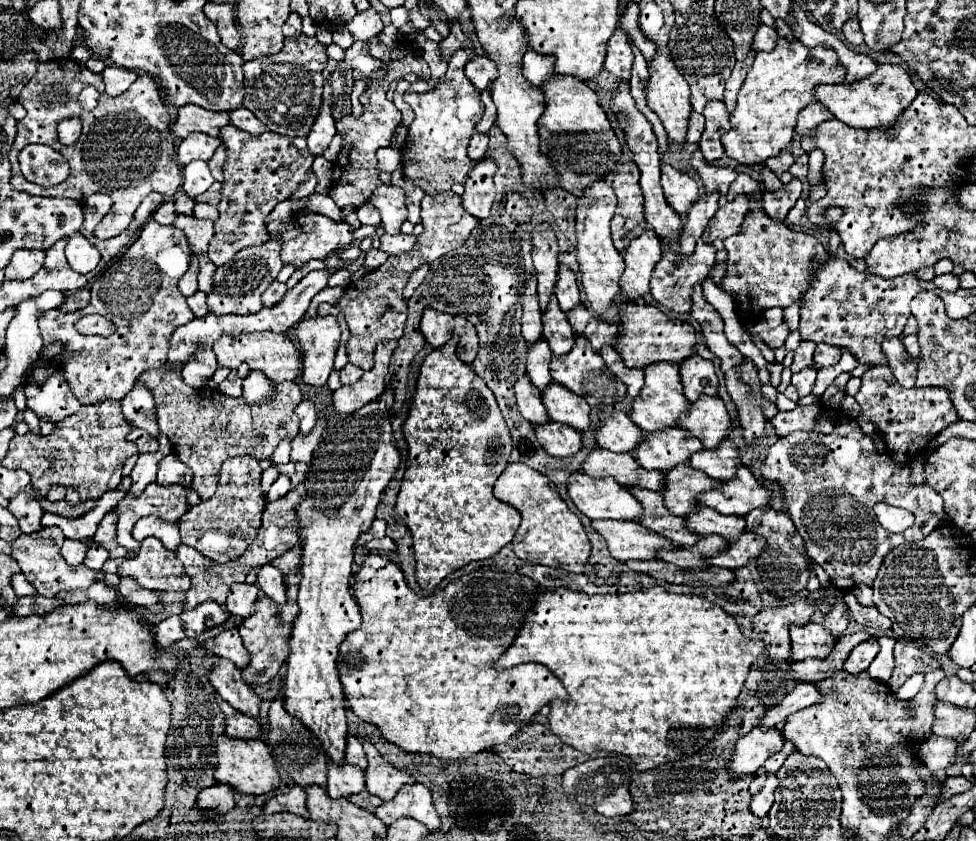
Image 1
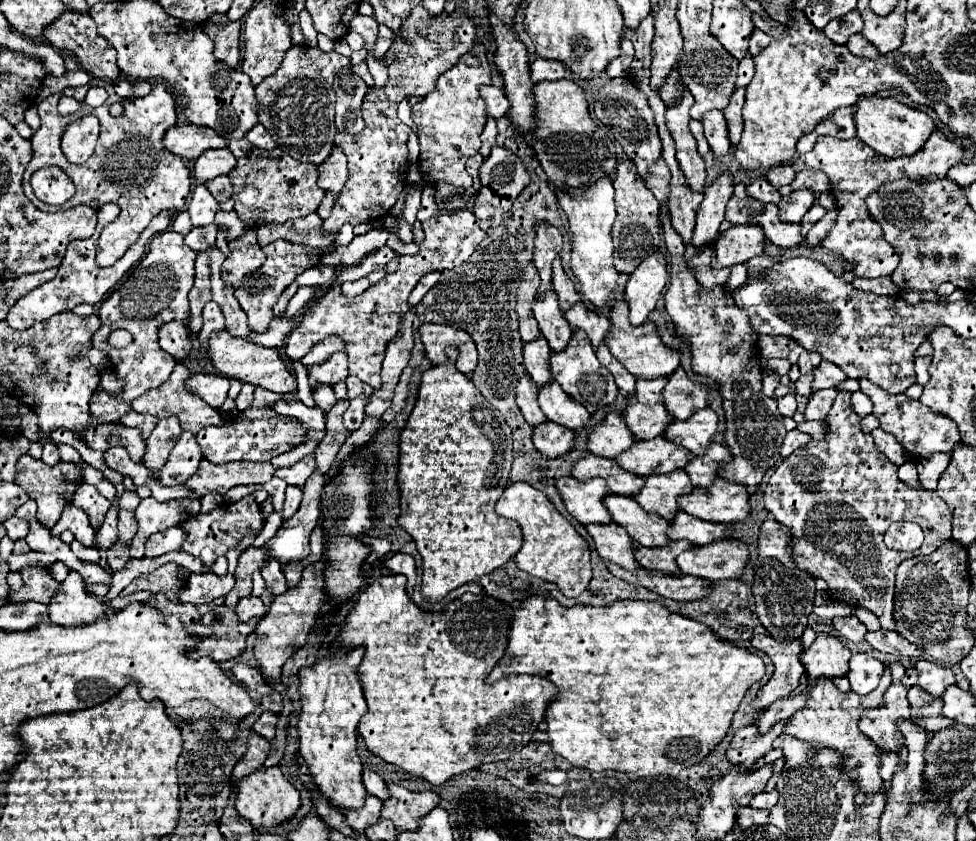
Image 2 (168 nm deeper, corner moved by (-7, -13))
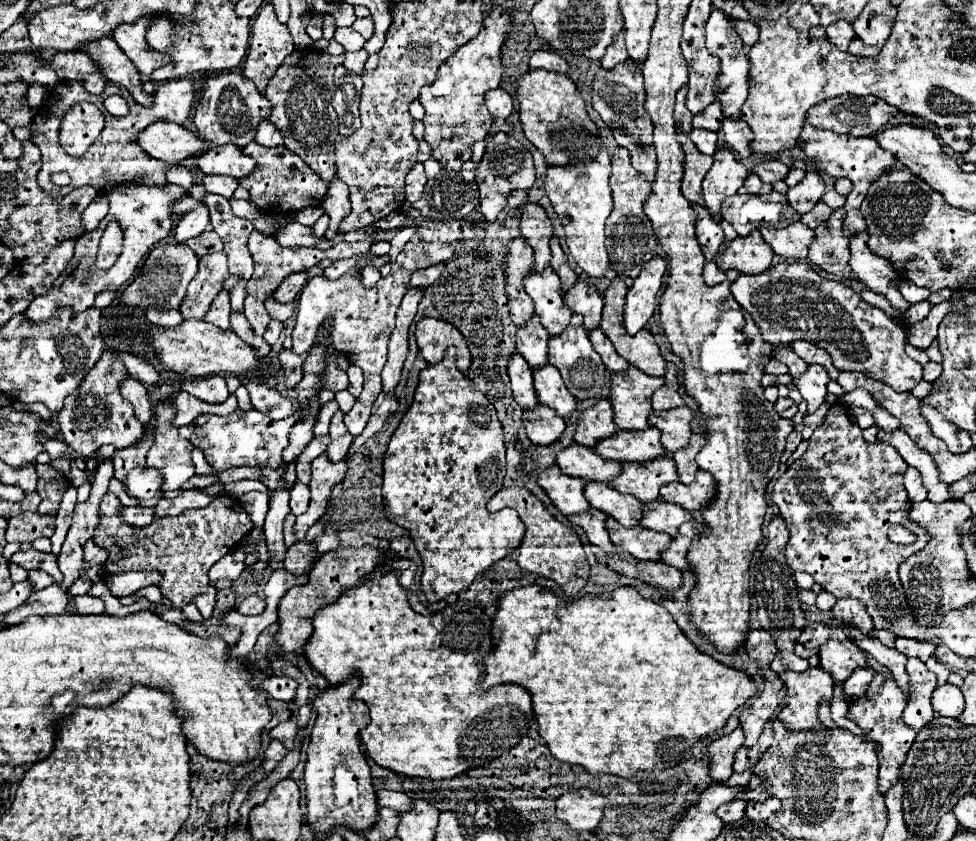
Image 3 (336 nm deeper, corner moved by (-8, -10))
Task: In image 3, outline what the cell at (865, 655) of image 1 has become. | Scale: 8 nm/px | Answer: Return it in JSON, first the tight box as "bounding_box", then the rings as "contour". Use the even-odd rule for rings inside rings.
{"bounding_box":[843,668,875,702],"contour":[[[857,668],[849,680],[843,682],[843,698],[845,702],[849,702],[851,698],[859,698],[867,692],[871,680],[875,676],[873,668]]]}

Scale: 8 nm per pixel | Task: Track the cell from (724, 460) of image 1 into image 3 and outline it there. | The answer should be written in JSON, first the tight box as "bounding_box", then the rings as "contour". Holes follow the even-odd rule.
{"bounding_box":[673,434,705,484],"contour":[[[693,434],[689,444],[685,448],[681,448],[679,452],[675,452],[675,456],[673,456],[677,472],[679,472],[679,480],[683,484],[691,484],[691,480],[695,478],[695,472],[699,470],[699,466],[695,464],[695,456],[703,448],[703,442],[705,442],[705,438],[701,434]]]}

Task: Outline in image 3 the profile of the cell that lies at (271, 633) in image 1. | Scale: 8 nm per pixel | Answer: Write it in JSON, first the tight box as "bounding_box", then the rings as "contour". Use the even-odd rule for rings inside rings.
{"bounding_box":[275,546,385,652],"contour":[[[361,546],[361,548],[337,548],[333,552],[323,554],[309,572],[309,582],[299,588],[291,588],[281,604],[279,604],[279,632],[275,634],[277,644],[283,652],[301,650],[309,636],[313,634],[313,616],[317,610],[327,606],[329,602],[337,600],[337,596],[343,592],[343,588],[355,586],[363,576],[371,574],[373,568],[385,558],[385,552],[373,546]]]}

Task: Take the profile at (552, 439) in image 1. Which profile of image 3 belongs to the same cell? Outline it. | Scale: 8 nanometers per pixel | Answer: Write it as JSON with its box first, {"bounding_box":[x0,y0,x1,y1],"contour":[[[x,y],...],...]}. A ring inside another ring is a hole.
{"bounding_box":[523,404,565,444],"contour":[[[539,404],[533,410],[525,410],[523,424],[525,424],[525,432],[533,444],[551,444],[565,430],[565,420],[561,416],[557,416],[557,412],[553,408],[547,408],[543,404]]]}

